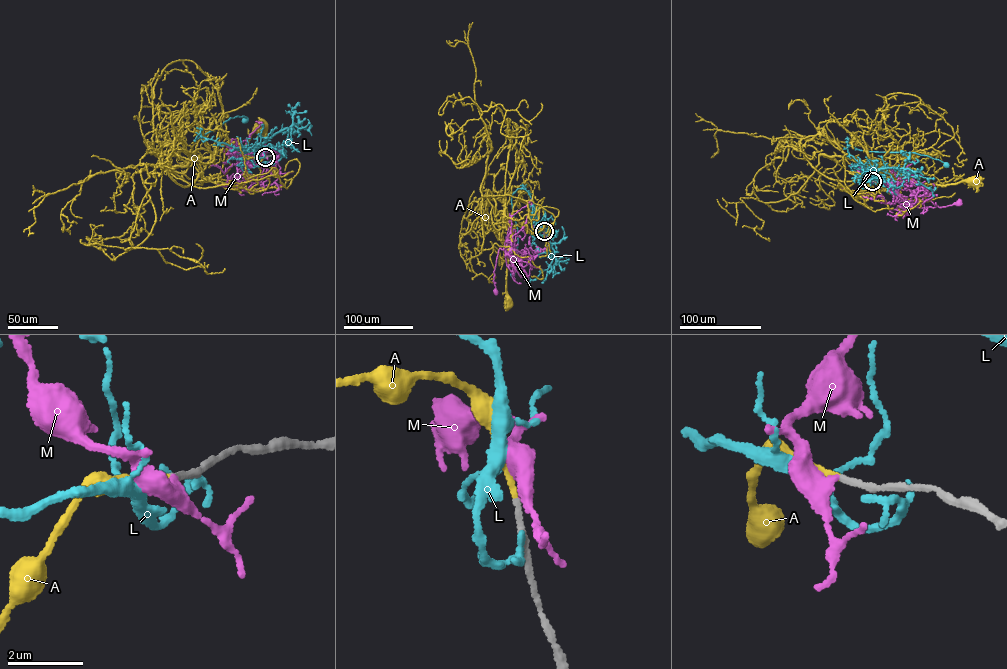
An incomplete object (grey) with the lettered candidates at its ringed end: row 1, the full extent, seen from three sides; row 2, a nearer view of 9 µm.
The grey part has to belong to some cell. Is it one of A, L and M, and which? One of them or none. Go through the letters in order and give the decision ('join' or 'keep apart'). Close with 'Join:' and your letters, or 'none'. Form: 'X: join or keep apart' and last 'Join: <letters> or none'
A: join
L: keep apart
M: keep apart
Join: A

